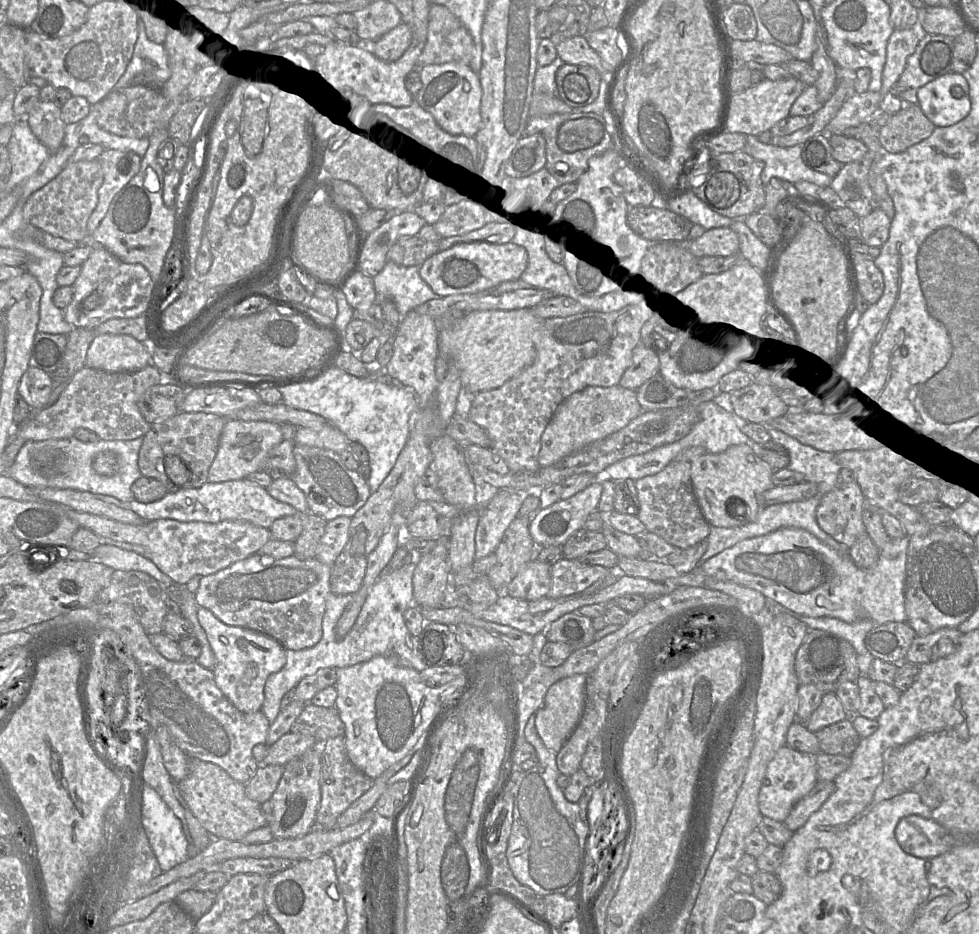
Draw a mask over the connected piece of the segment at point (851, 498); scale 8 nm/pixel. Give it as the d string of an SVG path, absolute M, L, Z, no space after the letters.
M858 482L841 484L822 497L816 511L817 522L823 531L850 549L866 532L864 503Z

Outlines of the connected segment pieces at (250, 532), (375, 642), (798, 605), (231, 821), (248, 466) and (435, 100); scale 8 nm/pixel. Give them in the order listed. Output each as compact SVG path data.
M70 507L66 514L79 528L94 532L100 544L109 544L135 552L150 560L173 582L187 584L195 576L207 576L231 566L257 553L272 539L269 528L246 521L222 521L218 523L179 522L159 519L145 525L130 525L108 518L77 512Z
M414 560L404 564L390 573L381 572L377 581L370 588L353 627L342 639L337 638L335 626L346 606L352 601L352 595L335 595L332 592L327 594L320 640L313 646L302 650L285 648L284 666L266 679L261 711L270 724L280 711L283 696L293 689L302 678L315 673L320 668L348 667L380 655L396 656L401 664L418 671L427 668L417 649L417 637L410 633L403 617L404 611L415 605L412 579L417 562Z
M781 528L769 534L745 539L725 549L703 562L701 569L705 575L722 581L754 589L766 598L782 606L809 617L833 617L848 623L855 622L861 616L881 625L887 622L906 622L905 582L909 536L890 539L879 551L877 564L870 569L857 567L848 554L842 555L821 542L810 532L801 528Z
M189 757L188 773L185 778L178 783L178 788L194 816L213 838L240 841L252 830L267 825L261 810L261 804L251 800L246 795L245 784L234 780L224 769L216 764Z
M226 420L216 456L208 472L208 482L221 483L245 479L249 474L265 469L269 452L283 440L281 426L269 421Z
M458 62L431 64L418 69L422 87L414 100L448 133L474 137L482 127L482 86L479 74Z

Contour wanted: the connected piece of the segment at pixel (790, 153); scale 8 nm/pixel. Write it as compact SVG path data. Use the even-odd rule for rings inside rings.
M747 135L746 140L742 151L765 164L761 173L761 181L764 186L772 178L782 179L793 184L807 181L820 188L830 186L832 177L817 172L804 163L802 159L803 144L779 147L772 143L760 142L758 135Z

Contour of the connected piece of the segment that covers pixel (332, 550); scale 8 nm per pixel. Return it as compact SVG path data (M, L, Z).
M339 516L327 522L325 532L315 558L320 562L333 565L349 539L351 517Z

